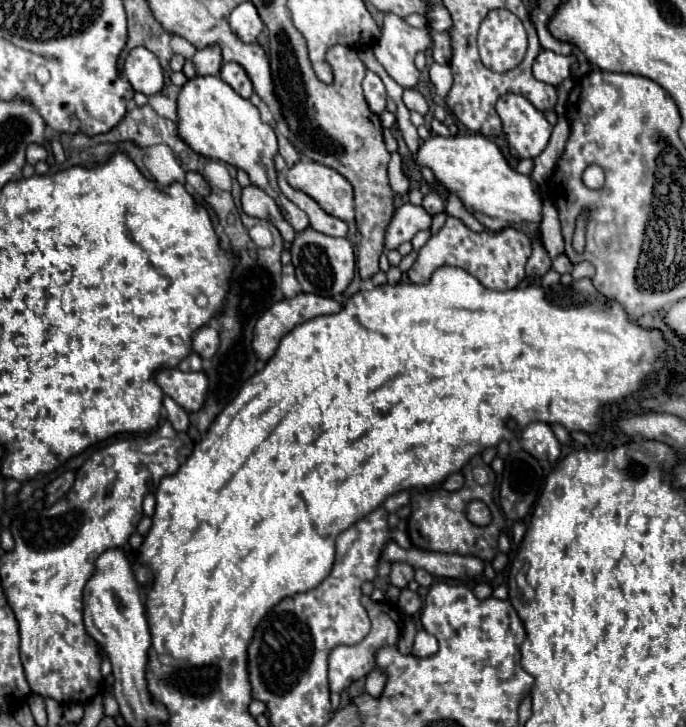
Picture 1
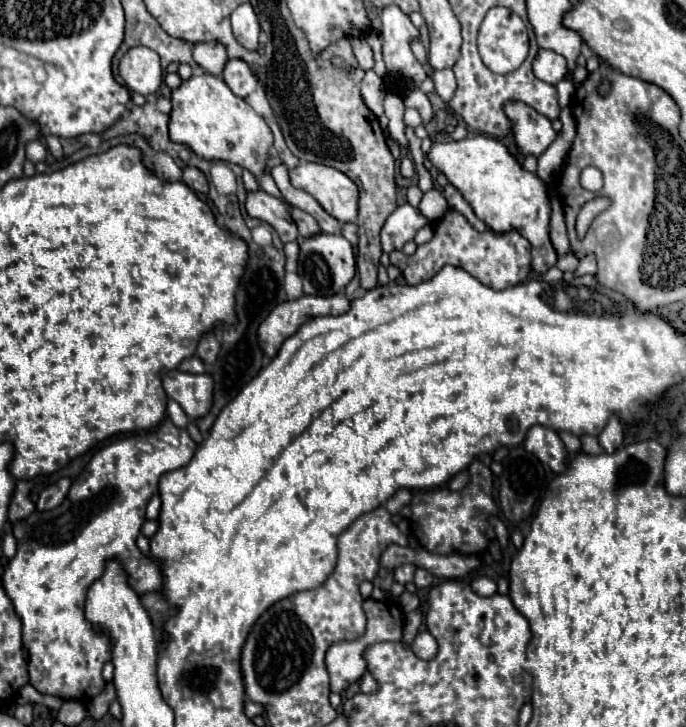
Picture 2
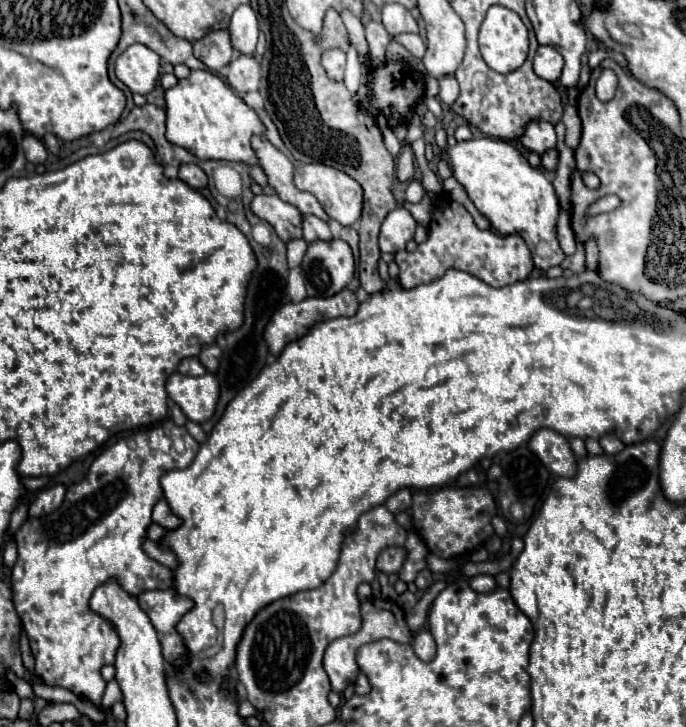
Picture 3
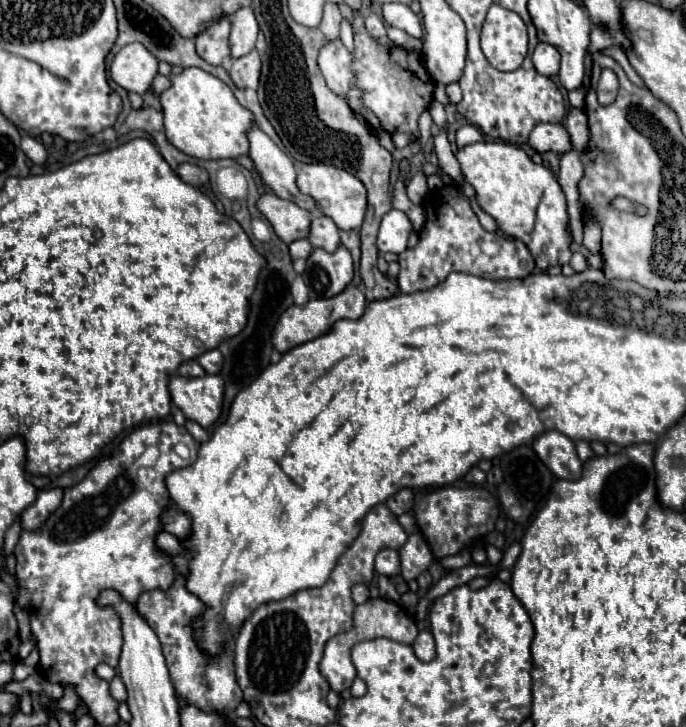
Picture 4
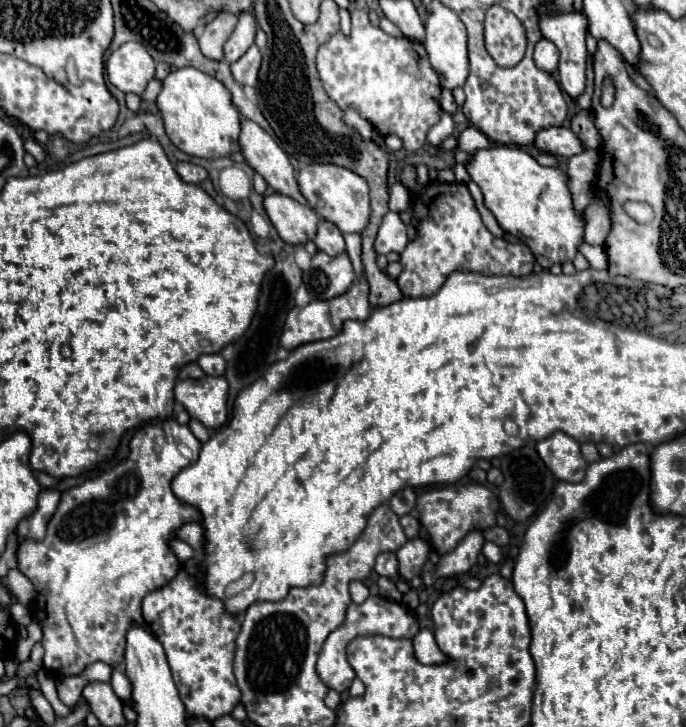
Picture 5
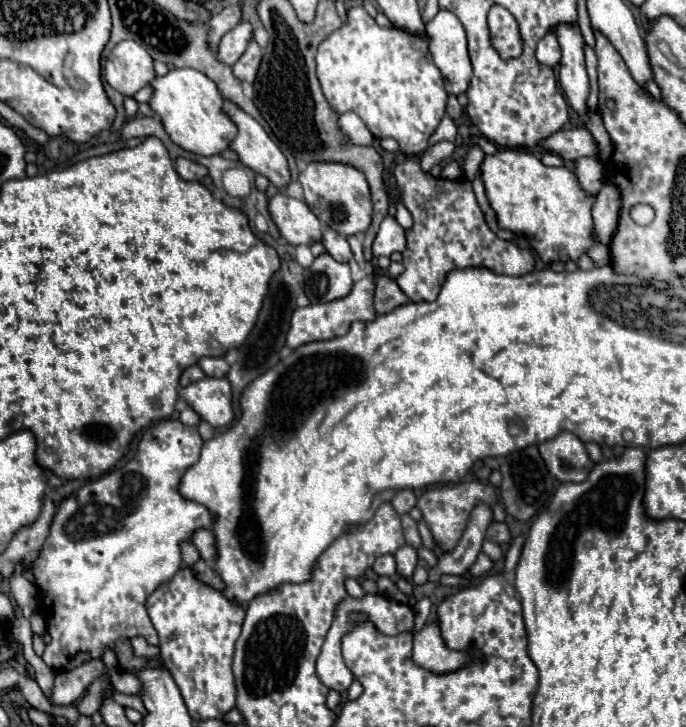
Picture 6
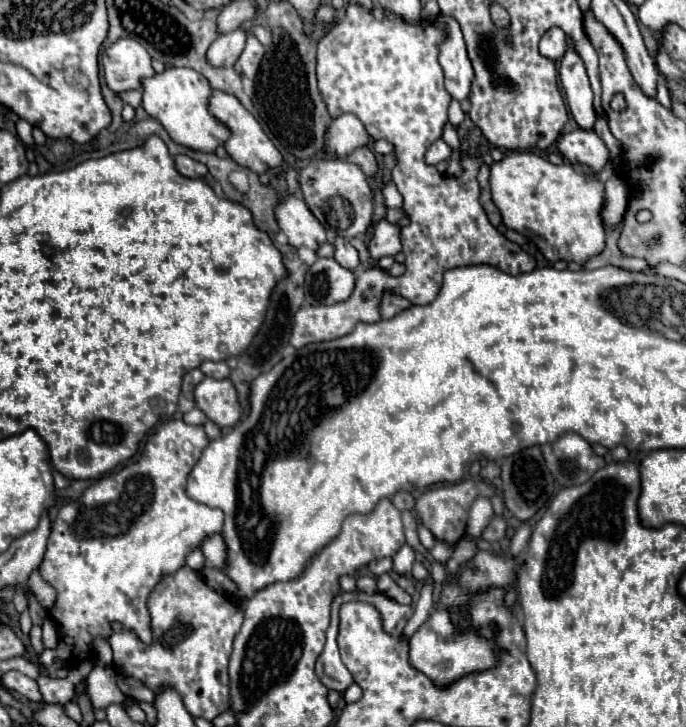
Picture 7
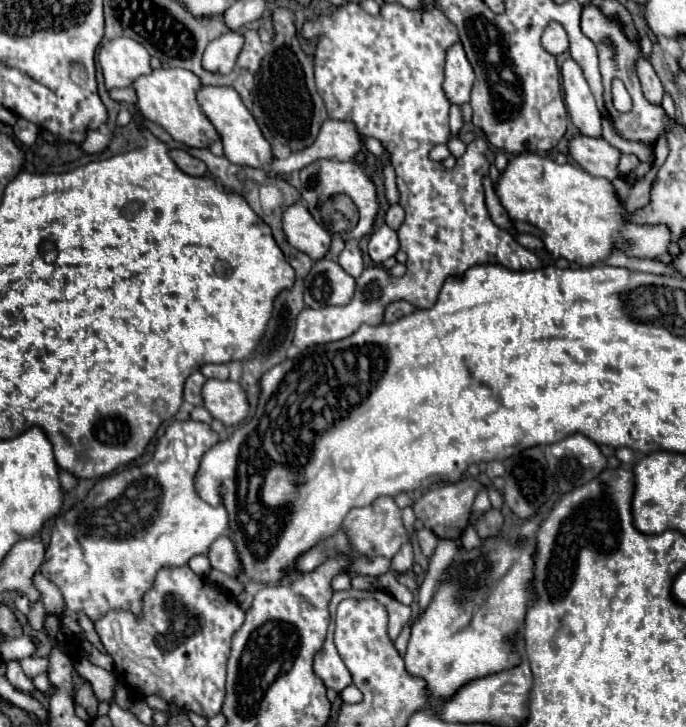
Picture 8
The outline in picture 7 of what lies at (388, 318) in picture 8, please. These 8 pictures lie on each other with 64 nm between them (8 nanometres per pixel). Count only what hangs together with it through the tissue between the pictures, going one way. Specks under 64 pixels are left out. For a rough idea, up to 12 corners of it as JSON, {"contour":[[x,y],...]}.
{"contour":[[384,292],[380,300],[382,318],[410,308],[402,296]]}

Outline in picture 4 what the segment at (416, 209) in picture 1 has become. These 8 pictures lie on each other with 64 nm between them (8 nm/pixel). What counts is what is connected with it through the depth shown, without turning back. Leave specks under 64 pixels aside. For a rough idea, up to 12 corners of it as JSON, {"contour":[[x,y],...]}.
{"contour":[[390,210],[378,232],[378,250],[404,252],[412,222]]}

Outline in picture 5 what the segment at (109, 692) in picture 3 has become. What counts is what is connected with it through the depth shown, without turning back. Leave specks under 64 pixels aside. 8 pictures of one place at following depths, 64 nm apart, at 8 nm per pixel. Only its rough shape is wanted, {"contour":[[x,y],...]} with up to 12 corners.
{"contour":[[122,666],[114,668],[110,684],[122,702],[130,698],[130,682]]}

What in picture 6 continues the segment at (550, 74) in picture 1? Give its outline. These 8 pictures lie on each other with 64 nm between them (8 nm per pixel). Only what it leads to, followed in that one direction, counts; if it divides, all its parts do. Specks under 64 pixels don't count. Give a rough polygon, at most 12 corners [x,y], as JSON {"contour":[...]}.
{"contour":[[548,32],[536,48],[540,64],[554,68],[560,60],[556,36]]}

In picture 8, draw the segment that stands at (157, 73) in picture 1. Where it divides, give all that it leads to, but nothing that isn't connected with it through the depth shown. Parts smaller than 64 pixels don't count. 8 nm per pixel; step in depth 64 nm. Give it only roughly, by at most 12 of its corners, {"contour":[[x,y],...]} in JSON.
{"contour":[[130,38],[98,52],[108,90],[152,72],[150,54]]}

